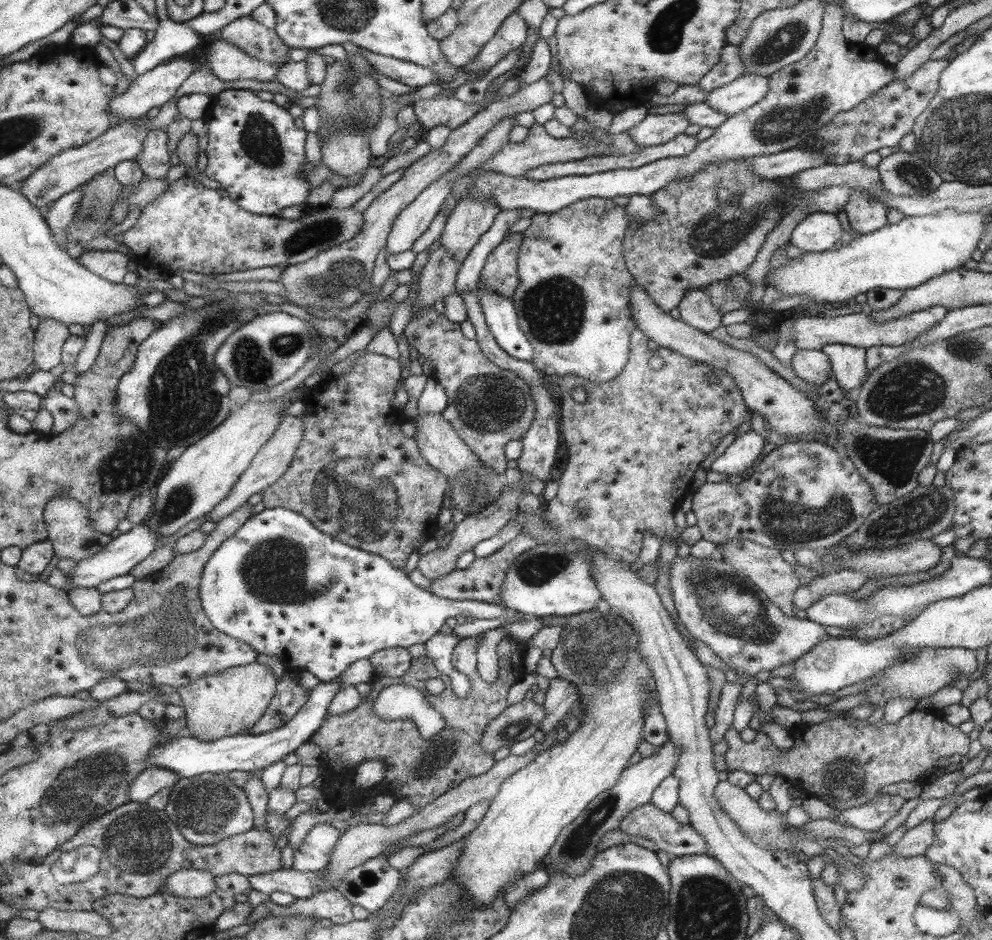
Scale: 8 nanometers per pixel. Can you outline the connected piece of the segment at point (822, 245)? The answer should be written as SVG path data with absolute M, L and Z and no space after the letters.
M814 211L793 230L791 244L804 252L833 250L842 238L842 224L834 213Z

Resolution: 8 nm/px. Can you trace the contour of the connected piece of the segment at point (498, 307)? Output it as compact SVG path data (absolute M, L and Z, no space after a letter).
M482 289L480 303L484 307L485 321L497 343L514 358L531 362L533 345L521 331L516 305L512 299L503 297L492 289Z

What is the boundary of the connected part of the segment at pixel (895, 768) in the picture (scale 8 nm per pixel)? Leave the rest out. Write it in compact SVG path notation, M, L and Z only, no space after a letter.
M917 709L891 725L886 724L884 718L876 724L868 724L864 719L852 717L836 717L816 723L802 736L802 750L794 750L793 747L776 750L772 748L768 735L760 729L752 742L744 742L733 726L723 739L729 746L725 752L728 772L744 770L756 776L783 776L792 785L808 790L839 811L866 804L888 784L915 781L940 758L954 754L966 756L971 742L968 733L960 731L960 727Z

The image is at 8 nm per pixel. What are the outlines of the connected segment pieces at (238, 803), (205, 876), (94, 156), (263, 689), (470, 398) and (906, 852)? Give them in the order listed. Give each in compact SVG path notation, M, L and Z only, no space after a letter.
M226 773L181 778L173 785L164 811L177 824L184 839L194 846L212 846L255 828L255 814L245 789L234 785Z
M181 869L168 877L160 894L172 894L178 898L204 898L216 889L212 871L204 869Z
M131 121L120 123L90 144L82 148L71 148L51 158L41 169L38 169L29 179L26 179L24 184L19 186L19 189L38 208L46 211L57 200L78 191L99 174L114 170L126 159L134 161L137 154L142 150L145 136L149 132L150 130L146 129L143 124L141 127L134 127Z
M254 662L180 686L177 691L183 702L186 727L191 730L192 737L202 742L248 733L247 730L253 728L269 708L277 692L277 684L270 667Z
M427 306L406 325L405 337L420 356L432 362L433 374L446 390L448 403L441 413L450 422L482 464L496 474L508 469L504 446L512 440L522 439L536 419L534 384L522 380L517 372L500 368L489 359L474 339L462 334L460 324L448 320L444 314Z
M927 820L909 828L899 842L892 847L893 852L888 855L911 857L926 854L935 841L935 825L932 821Z

